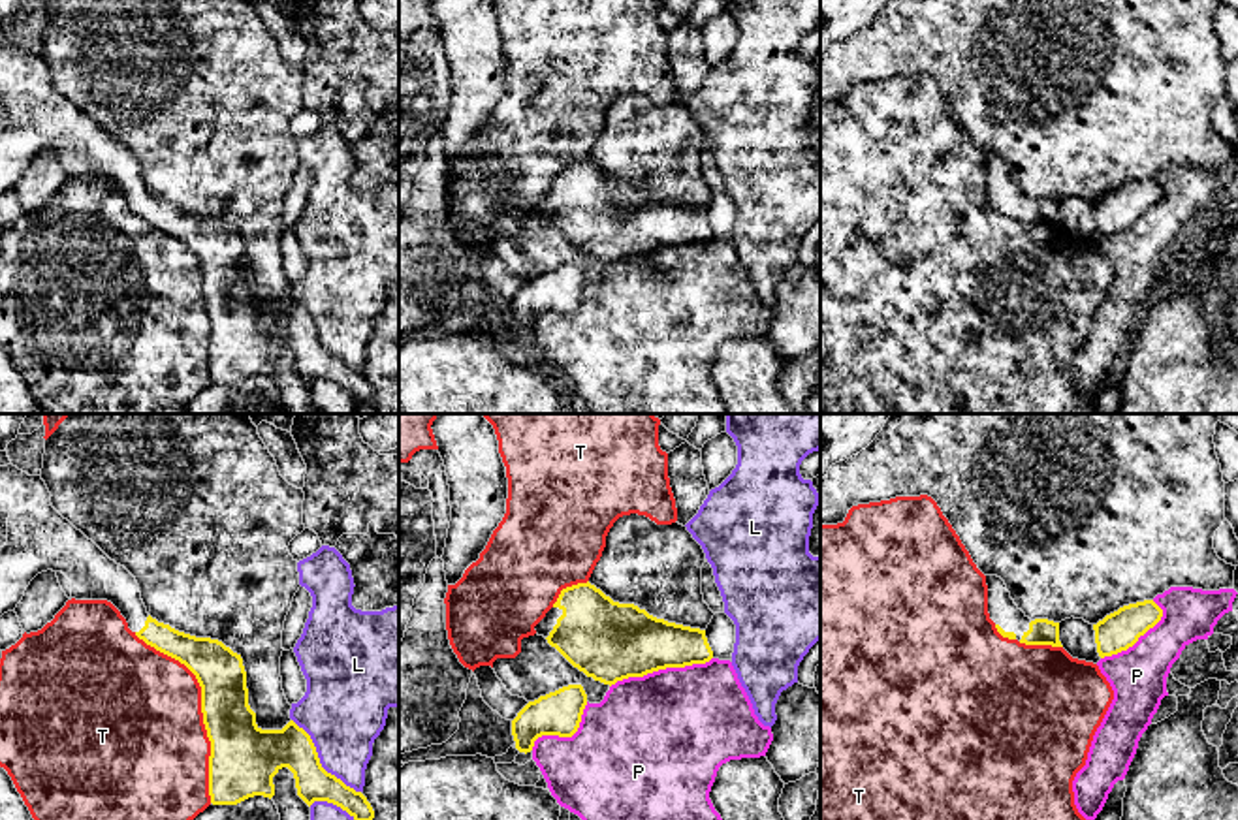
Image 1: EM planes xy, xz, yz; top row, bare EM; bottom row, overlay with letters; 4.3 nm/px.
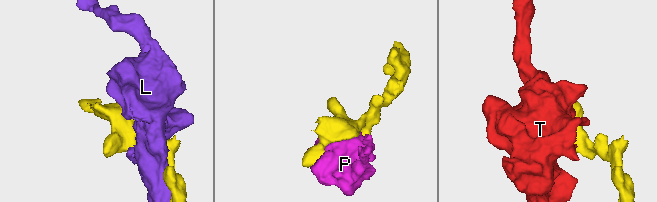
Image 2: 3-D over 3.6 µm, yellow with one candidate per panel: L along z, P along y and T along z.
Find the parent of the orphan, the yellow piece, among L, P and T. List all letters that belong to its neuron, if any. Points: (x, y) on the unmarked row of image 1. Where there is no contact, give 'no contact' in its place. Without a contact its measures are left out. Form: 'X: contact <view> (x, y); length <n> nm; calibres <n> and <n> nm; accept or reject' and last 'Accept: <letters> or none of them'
L: contact xy (318, 341); length 440 nm; calibres 200 and 360 nm; reject
P: contact xz (661, 247); length 460 nm; calibres 340 and 480 nm; reject
T: contact xy (202, 288); length 800 nm; calibres 260 and 500 nm; reject
Accept: none of them

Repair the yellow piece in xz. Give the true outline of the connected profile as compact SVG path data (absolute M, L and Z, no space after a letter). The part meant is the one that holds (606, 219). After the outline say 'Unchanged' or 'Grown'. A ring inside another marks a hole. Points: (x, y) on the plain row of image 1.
M589 160L563 167L534 209L574 246L610 265L713 237L706 209L613 181Z. Grown

